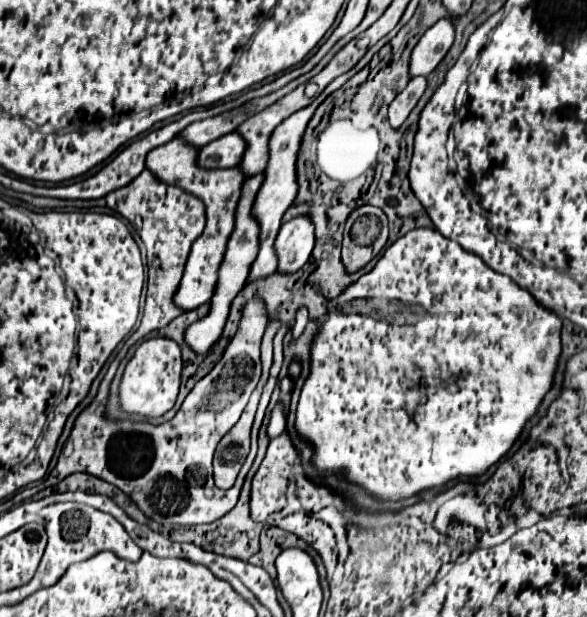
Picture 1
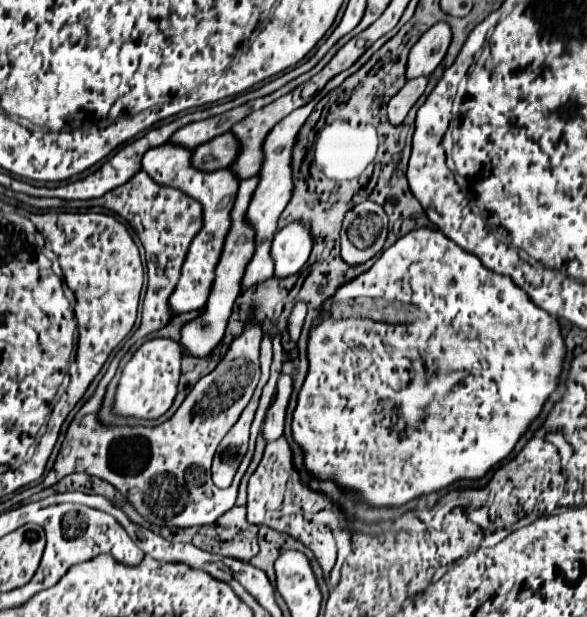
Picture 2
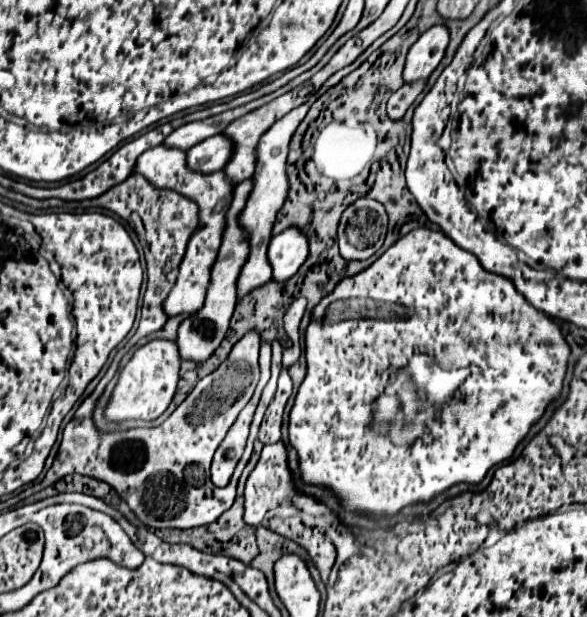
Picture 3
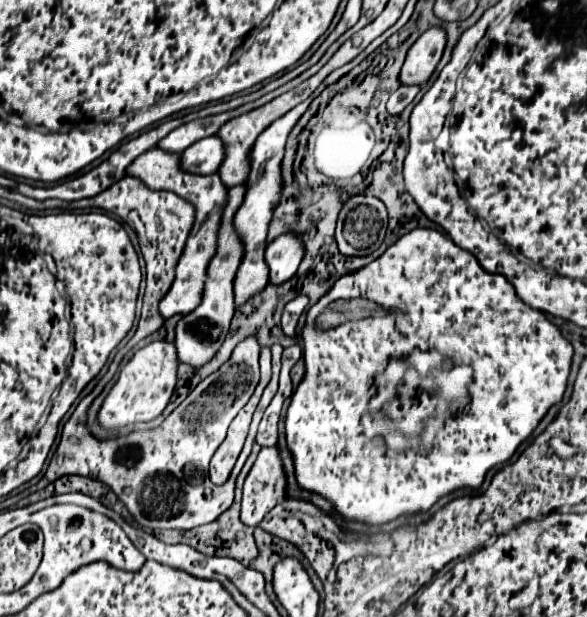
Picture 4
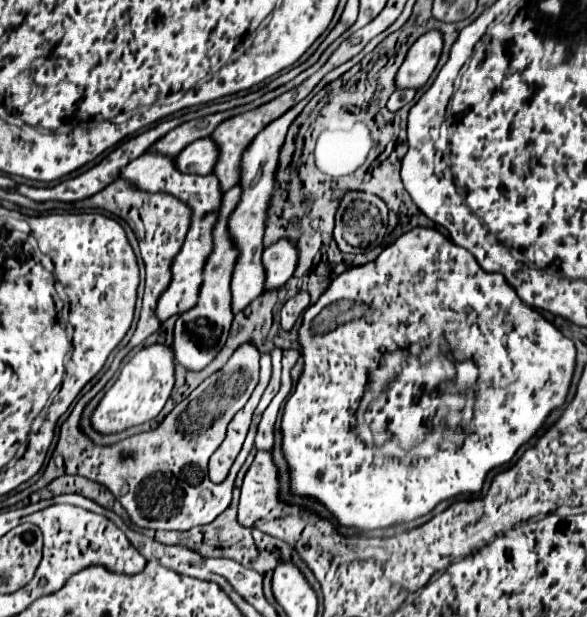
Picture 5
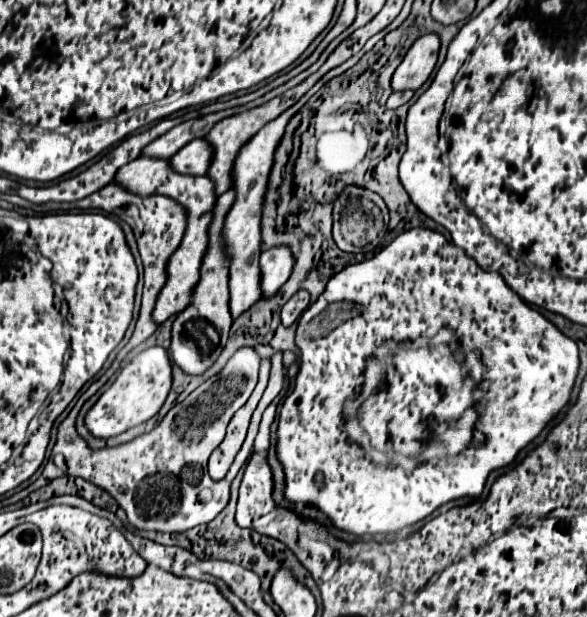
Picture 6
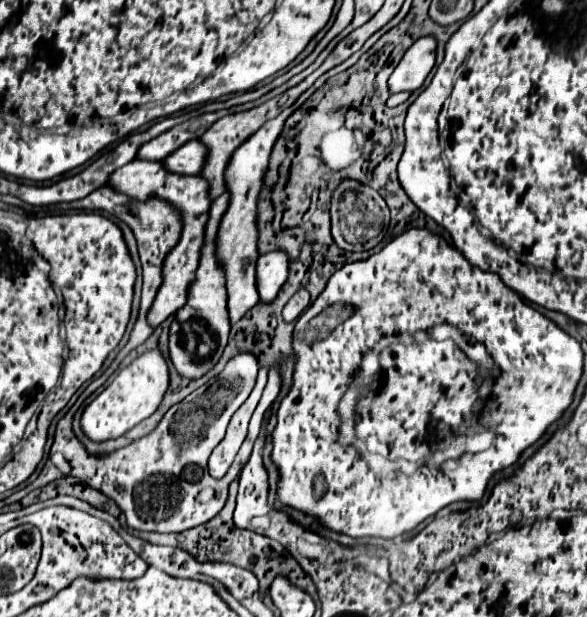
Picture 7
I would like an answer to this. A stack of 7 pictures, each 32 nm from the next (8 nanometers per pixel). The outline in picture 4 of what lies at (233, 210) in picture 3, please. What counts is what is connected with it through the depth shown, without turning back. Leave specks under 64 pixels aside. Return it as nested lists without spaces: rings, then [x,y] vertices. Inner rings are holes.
[[[238,184],[234,188],[230,188],[228,192],[228,204],[224,208],[224,220],[220,226],[220,240],[218,240],[218,250],[216,256],[212,258],[212,264],[208,268],[208,280],[206,280],[206,288],[204,288],[204,298],[202,304],[186,314],[178,326],[176,326],[176,348],[178,348],[178,360],[186,362],[194,368],[204,366],[208,360],[212,360],[212,356],[218,352],[218,348],[222,346],[228,328],[230,328],[230,320],[234,316],[234,278],[240,266],[240,260],[244,258],[244,244],[240,242],[240,236],[234,228],[234,214],[240,208],[240,202],[244,202],[244,188],[246,184]]]

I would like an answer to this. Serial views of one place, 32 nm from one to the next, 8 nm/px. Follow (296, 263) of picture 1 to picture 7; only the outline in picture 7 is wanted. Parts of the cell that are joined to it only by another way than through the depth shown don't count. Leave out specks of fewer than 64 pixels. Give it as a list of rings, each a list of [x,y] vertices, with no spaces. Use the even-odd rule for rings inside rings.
[[[272,250],[258,260],[258,292],[260,300],[272,300],[280,292],[288,278],[288,254],[284,250]]]

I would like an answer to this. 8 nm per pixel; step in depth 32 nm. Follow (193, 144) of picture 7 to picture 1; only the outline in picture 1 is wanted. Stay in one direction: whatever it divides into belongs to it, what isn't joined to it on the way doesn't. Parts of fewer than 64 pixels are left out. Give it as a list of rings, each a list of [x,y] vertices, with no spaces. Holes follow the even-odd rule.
[[[232,132],[228,136],[222,136],[220,140],[214,140],[212,144],[202,146],[198,164],[202,168],[232,168],[240,164],[244,152],[246,140],[238,132]]]

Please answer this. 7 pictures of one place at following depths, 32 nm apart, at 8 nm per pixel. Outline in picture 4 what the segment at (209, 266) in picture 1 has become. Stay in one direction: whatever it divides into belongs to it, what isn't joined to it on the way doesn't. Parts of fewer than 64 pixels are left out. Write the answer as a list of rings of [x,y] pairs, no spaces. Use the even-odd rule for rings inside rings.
[[[152,148],[152,150],[144,152],[142,156],[138,156],[136,164],[132,164],[132,168],[128,168],[128,174],[144,180],[144,184],[148,184],[148,188],[152,188],[152,190],[176,192],[178,196],[182,196],[184,200],[188,200],[196,206],[196,224],[188,236],[184,256],[180,256],[180,264],[176,266],[176,270],[178,270],[176,280],[174,280],[170,292],[160,302],[160,314],[164,318],[170,318],[174,314],[190,314],[192,310],[198,308],[198,304],[202,300],[202,292],[204,292],[204,284],[206,284],[206,270],[208,270],[210,260],[216,254],[218,228],[222,222],[224,206],[228,202],[228,188],[220,180],[220,174],[202,176],[202,174],[184,172],[182,156],[178,152],[166,152],[162,148]]]

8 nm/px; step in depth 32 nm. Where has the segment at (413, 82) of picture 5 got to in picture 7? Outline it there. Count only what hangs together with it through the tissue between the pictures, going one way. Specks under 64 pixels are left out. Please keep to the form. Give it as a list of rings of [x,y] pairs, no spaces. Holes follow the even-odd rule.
[[[424,36],[418,38],[404,54],[396,70],[392,72],[388,86],[390,92],[414,92],[418,90],[430,70],[436,64],[436,38]]]

